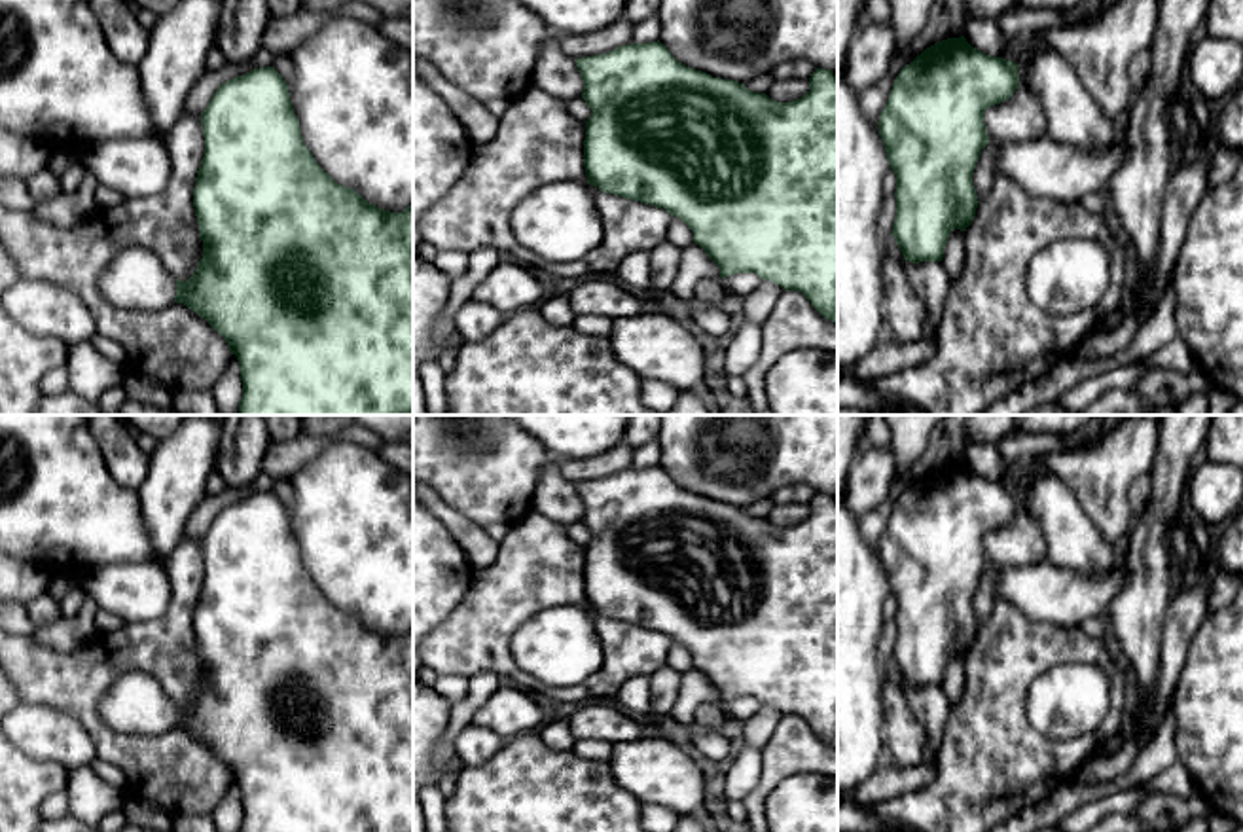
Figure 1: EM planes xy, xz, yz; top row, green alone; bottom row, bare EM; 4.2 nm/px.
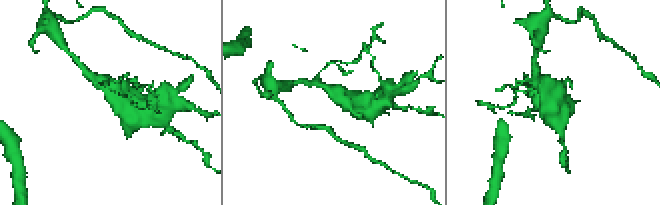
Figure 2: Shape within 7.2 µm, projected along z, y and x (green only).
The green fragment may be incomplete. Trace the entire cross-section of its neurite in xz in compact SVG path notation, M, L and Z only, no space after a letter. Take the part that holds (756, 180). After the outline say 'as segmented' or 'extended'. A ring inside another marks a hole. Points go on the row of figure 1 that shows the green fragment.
M659 40L627 44L603 55L582 57L576 59L576 66L584 80L582 99L591 108L584 140L584 167L589 186L665 208L671 216L680 218L692 229L694 243L718 265L720 279L735 273L756 273L783 290L802 292L826 320L838 322L838 78L834 70L815 68L809 78L809 91L802 99L777 102L766 93L747 89L745 83L712 78L678 63Z | as segmented

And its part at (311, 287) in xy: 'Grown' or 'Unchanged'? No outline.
Grown

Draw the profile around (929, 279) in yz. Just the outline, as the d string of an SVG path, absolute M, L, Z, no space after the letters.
M900 248L898 258L906 269L911 288L927 307L925 339L936 341L949 296L951 279L942 262L911 263L904 260Z

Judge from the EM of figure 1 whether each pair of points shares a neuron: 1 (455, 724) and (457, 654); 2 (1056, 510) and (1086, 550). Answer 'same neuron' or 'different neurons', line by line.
1: different neurons
2: same neuron

